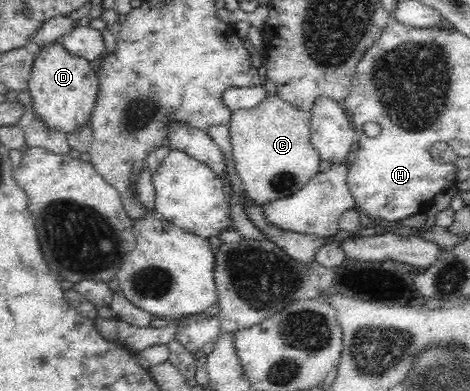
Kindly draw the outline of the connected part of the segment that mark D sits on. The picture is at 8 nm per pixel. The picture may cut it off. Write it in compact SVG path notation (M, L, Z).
M56 40L42 46L35 57L27 89L36 118L40 118L52 133L62 133L66 137L91 121L99 94L96 66L85 58L70 54L60 40Z

